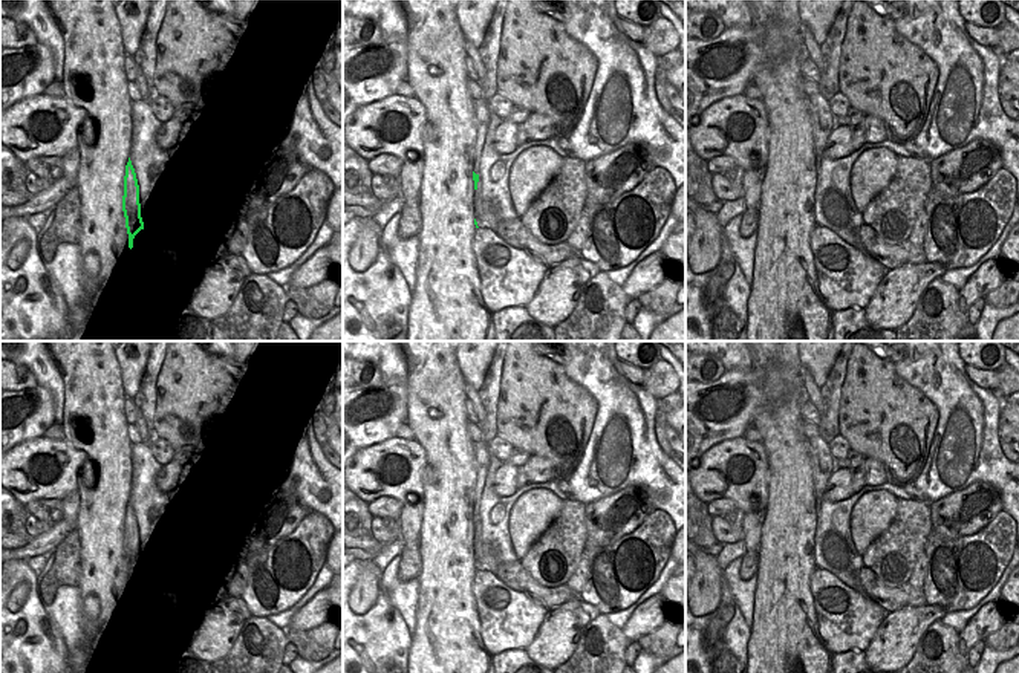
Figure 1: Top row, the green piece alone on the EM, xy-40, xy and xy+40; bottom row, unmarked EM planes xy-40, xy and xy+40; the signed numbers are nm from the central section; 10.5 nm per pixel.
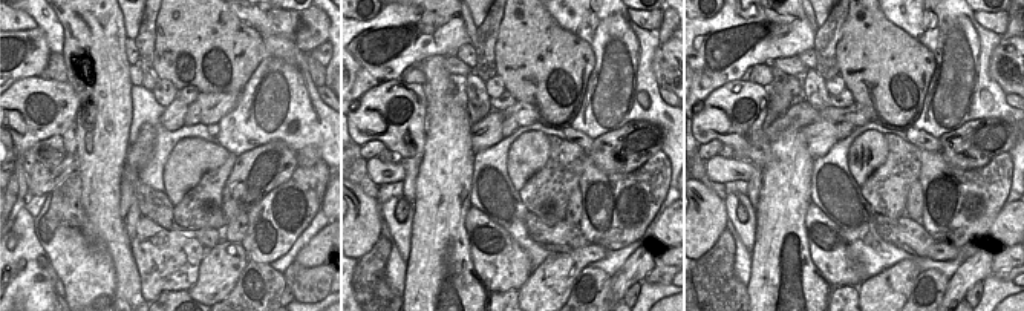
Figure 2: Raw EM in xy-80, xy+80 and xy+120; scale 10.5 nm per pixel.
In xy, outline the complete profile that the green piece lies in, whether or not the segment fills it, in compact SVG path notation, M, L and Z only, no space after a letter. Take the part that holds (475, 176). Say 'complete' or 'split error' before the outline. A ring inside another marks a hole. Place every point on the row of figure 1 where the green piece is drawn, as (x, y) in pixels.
split error | M482 98L473 99L473 112L476 121L476 141L473 148L473 180L474 180L474 190L477 190L480 151L483 147L491 112L488 110L487 101Z

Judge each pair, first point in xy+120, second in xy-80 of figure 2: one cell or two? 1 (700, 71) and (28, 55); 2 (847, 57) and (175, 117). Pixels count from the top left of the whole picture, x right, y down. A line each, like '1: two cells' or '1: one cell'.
1: one cell
2: two cells

